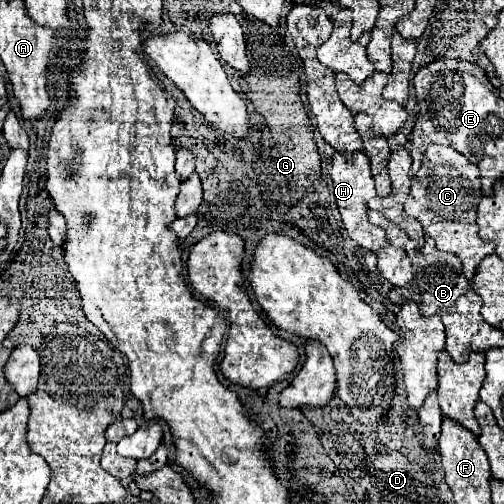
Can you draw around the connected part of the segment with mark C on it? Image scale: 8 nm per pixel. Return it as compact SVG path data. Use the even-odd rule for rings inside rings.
M431 145L417 175L411 179L411 193L405 201L405 213L423 225L425 235L435 239L439 251L453 253L463 263L463 275L473 281L481 259L495 253L493 243L485 243L477 229L477 205L481 203L479 169L459 151L445 145Z

